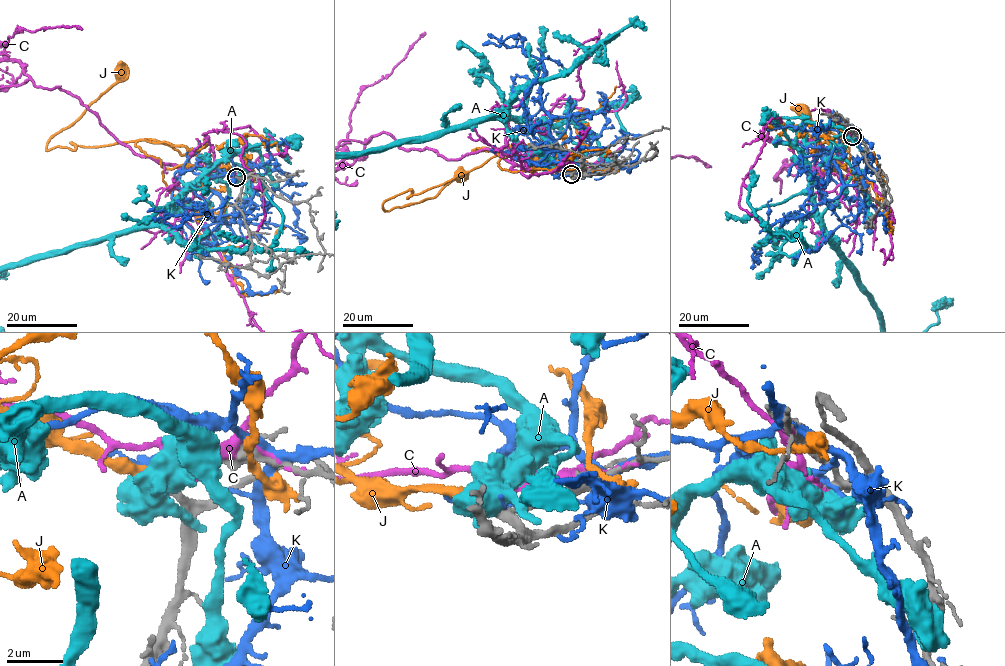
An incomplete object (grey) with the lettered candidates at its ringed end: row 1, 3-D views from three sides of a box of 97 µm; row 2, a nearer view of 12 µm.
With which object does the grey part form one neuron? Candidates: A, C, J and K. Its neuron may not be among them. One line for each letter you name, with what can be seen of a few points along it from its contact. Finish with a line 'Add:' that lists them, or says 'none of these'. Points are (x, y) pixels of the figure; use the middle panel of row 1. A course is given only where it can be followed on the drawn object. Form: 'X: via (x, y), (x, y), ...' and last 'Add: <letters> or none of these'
J: via (571, 174), (510, 152), (419, 194), (407, 190), (393, 196), (383, 210), (432, 198), (460, 175)
Add: J

